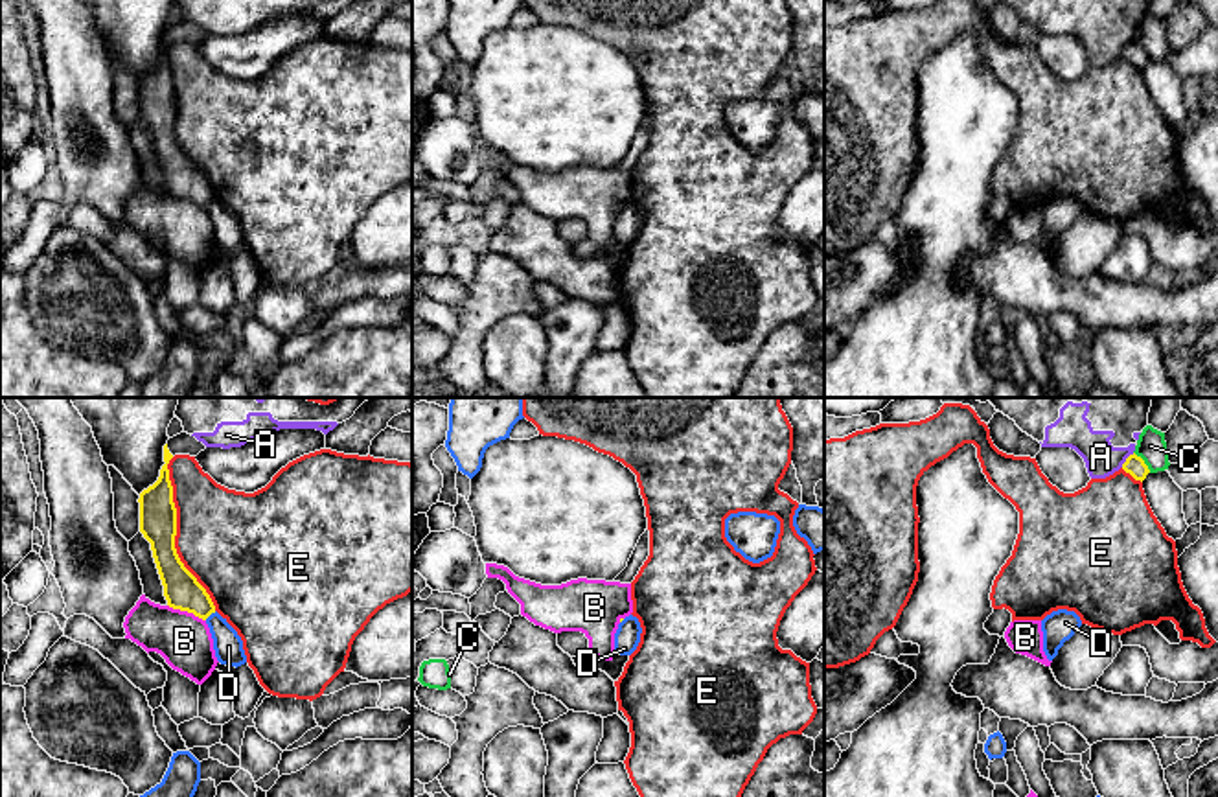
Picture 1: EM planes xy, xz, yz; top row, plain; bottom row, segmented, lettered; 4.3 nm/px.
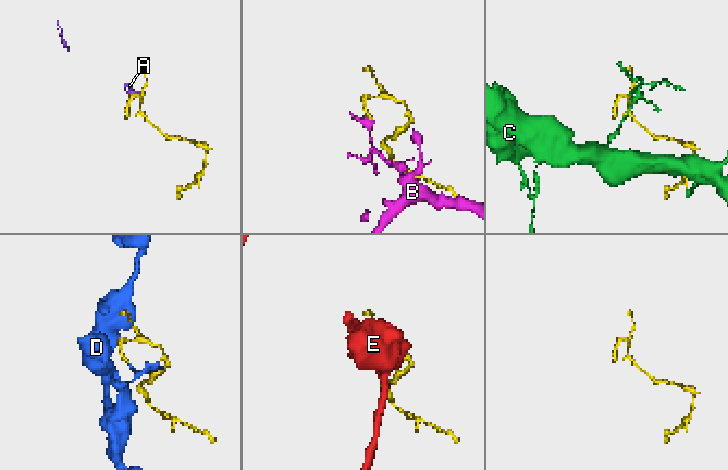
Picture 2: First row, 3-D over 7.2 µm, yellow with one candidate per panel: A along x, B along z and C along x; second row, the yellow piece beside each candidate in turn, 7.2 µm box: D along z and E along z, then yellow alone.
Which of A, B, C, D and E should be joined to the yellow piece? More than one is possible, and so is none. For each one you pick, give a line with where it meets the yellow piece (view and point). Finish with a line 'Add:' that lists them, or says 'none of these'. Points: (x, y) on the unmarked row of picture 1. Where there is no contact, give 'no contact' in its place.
Add: none of these

